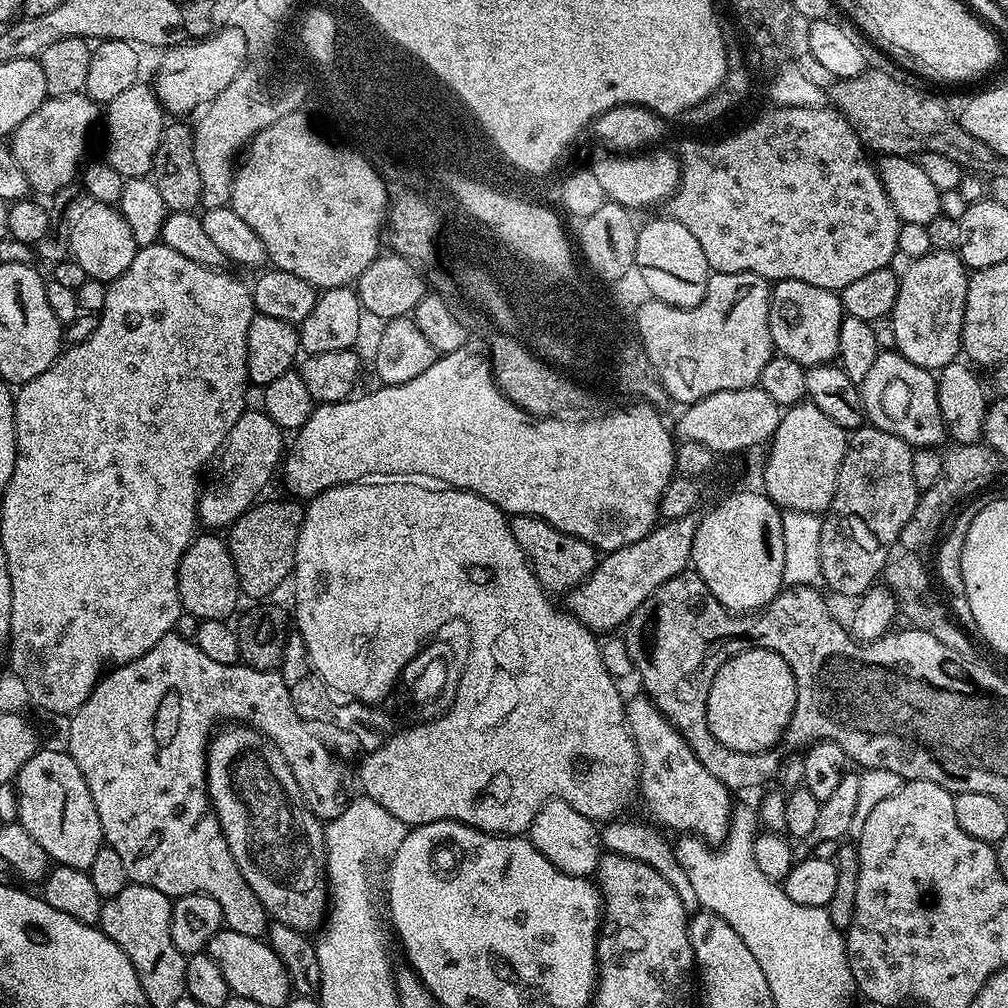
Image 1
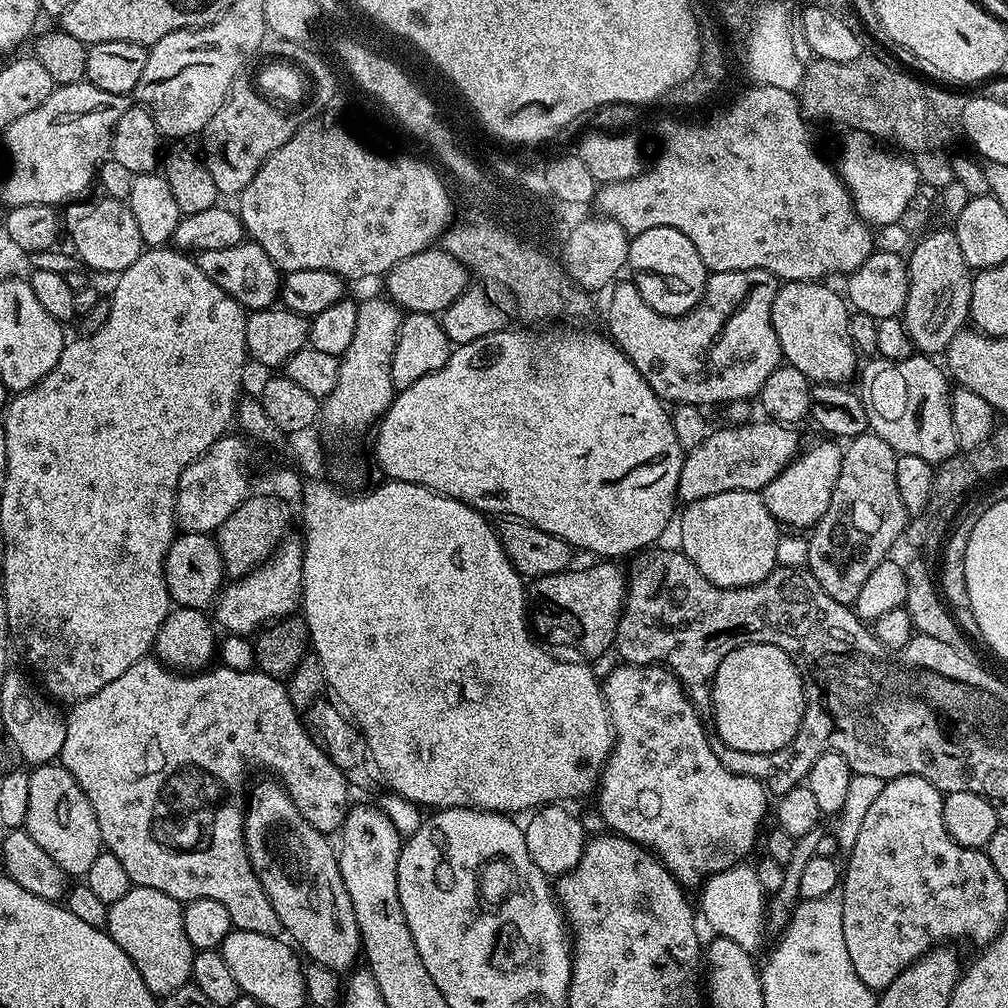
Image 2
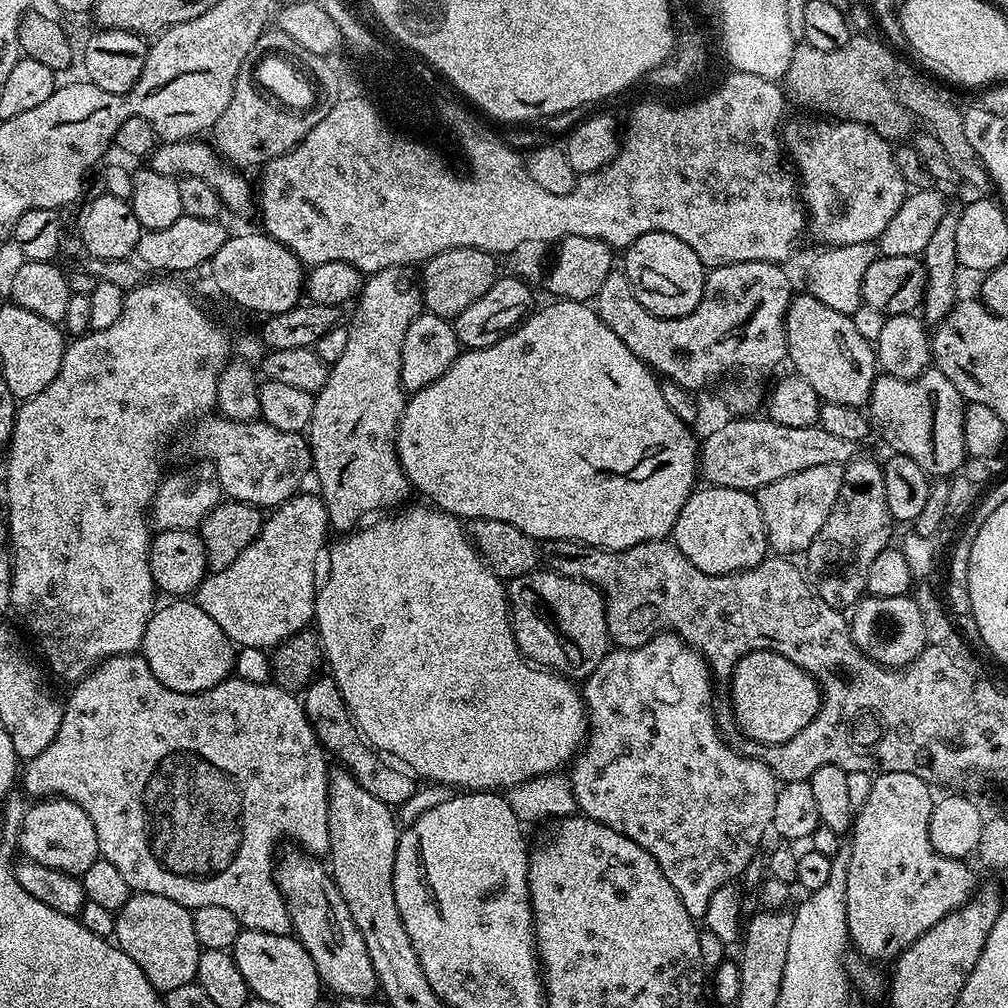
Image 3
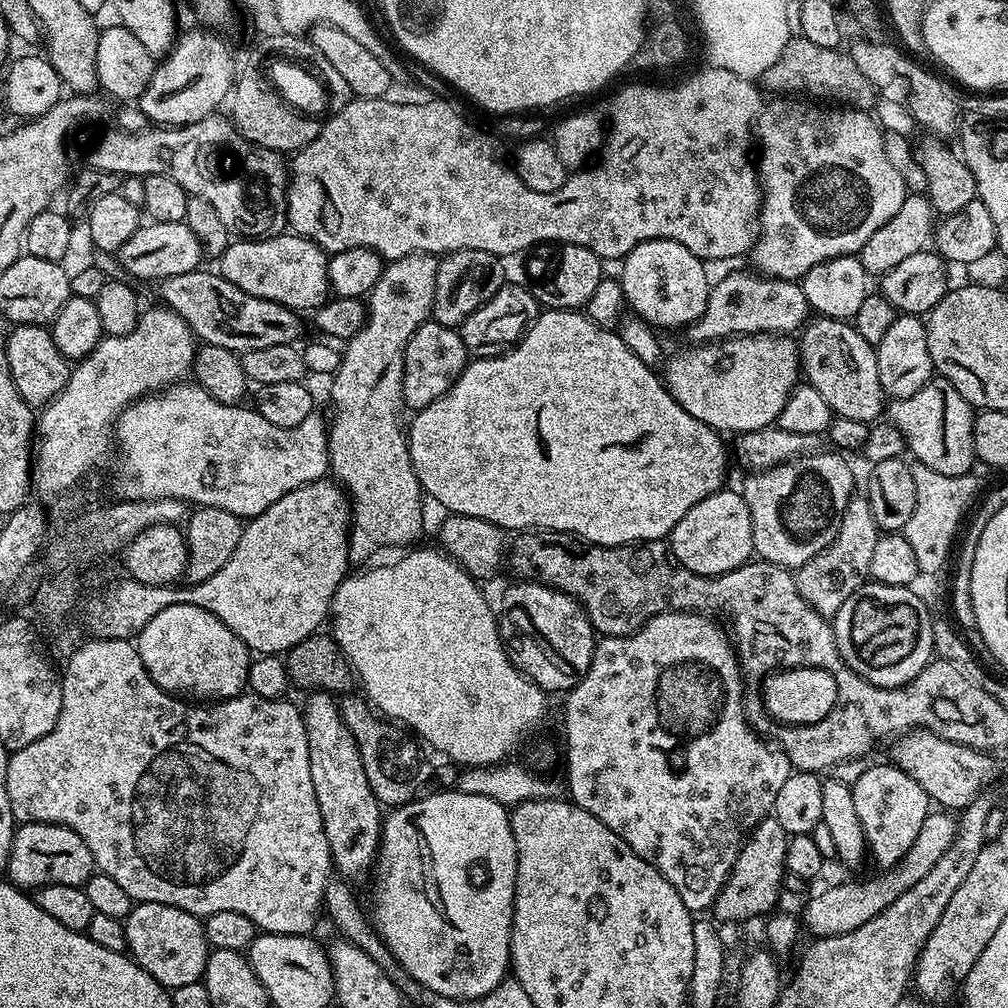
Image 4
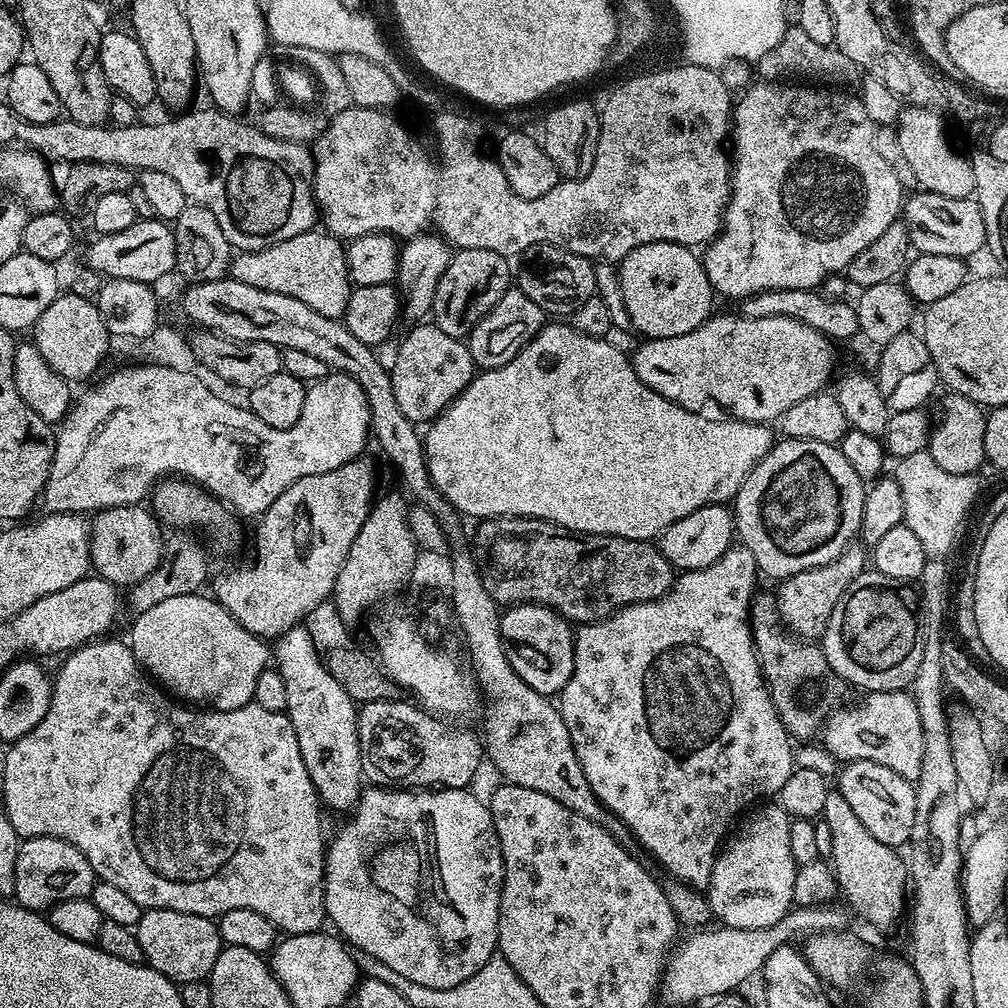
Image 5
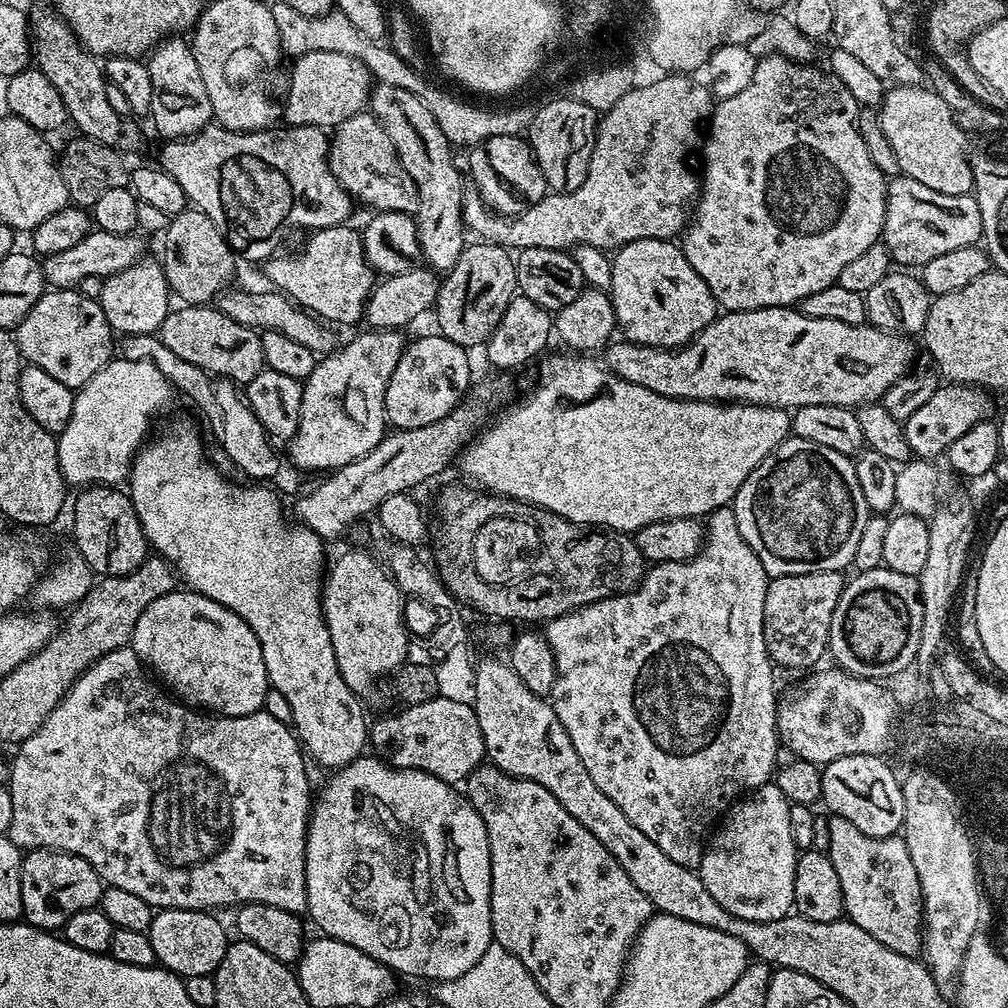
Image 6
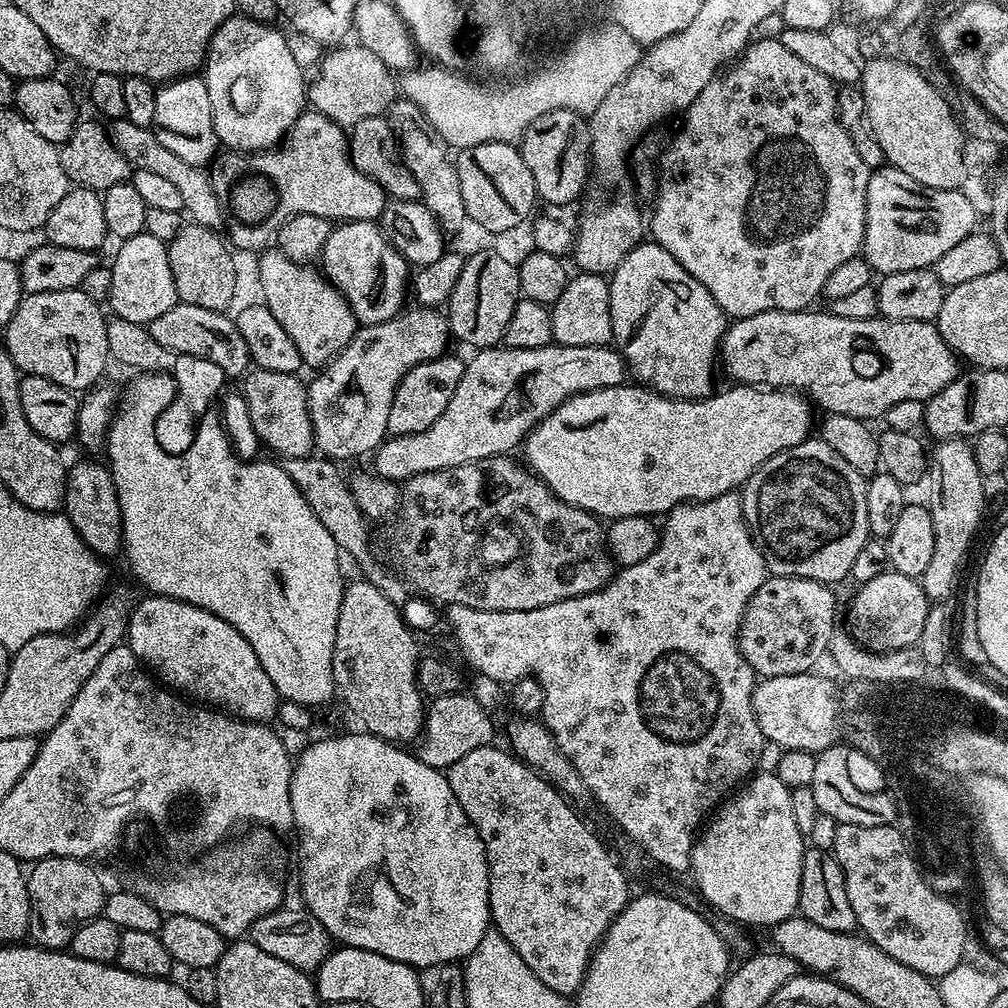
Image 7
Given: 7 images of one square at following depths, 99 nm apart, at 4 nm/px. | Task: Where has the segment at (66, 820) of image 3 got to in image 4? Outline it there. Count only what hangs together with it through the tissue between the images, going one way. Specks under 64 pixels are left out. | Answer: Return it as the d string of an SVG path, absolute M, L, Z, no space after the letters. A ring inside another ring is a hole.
M20 824L10 846L6 876L21 890L42 886L82 886L94 874L90 849L86 842L61 824Z

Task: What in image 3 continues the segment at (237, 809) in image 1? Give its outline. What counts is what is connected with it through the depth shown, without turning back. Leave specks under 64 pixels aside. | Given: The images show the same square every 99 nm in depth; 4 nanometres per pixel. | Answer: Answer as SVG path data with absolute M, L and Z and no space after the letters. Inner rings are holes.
M303 850L295 851L279 857L274 868L276 885L286 902L292 932L310 958L314 958L321 985L327 991L329 988L337 992L340 998L366 1000L375 997L378 985L374 962L370 962L366 942L362 942L362 934L358 934L358 926L354 926L354 918L350 918L350 910L332 881L331 871L325 865L323 868L317 857Z

